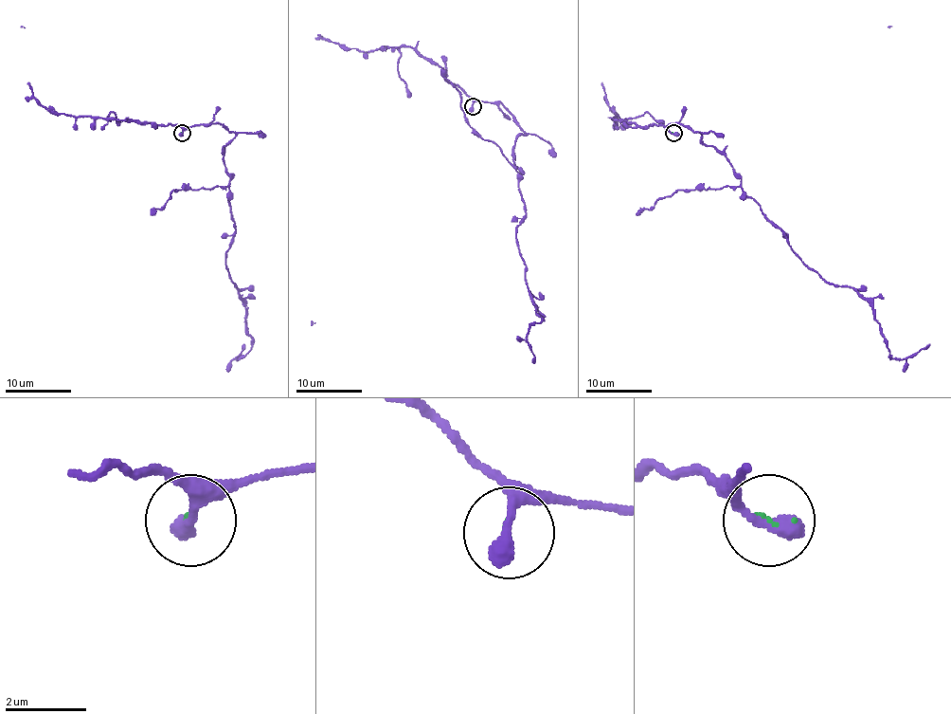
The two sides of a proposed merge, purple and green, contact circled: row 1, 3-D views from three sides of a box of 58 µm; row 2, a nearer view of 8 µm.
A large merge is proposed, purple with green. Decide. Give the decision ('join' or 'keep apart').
keep apart

